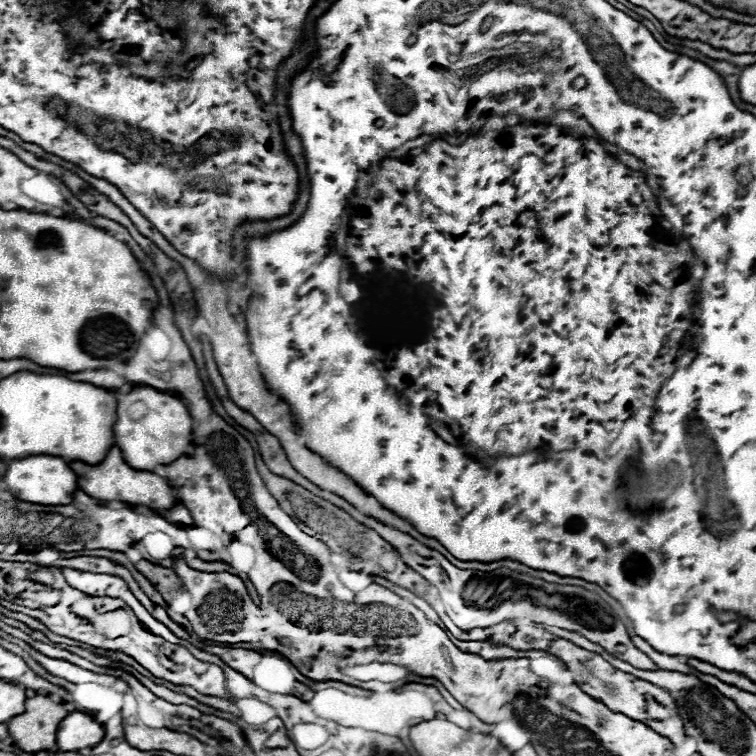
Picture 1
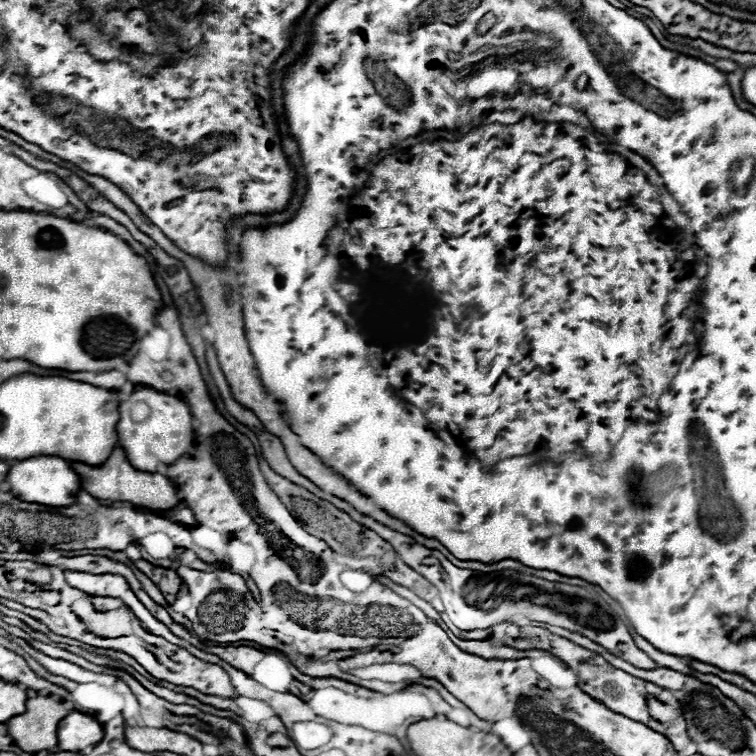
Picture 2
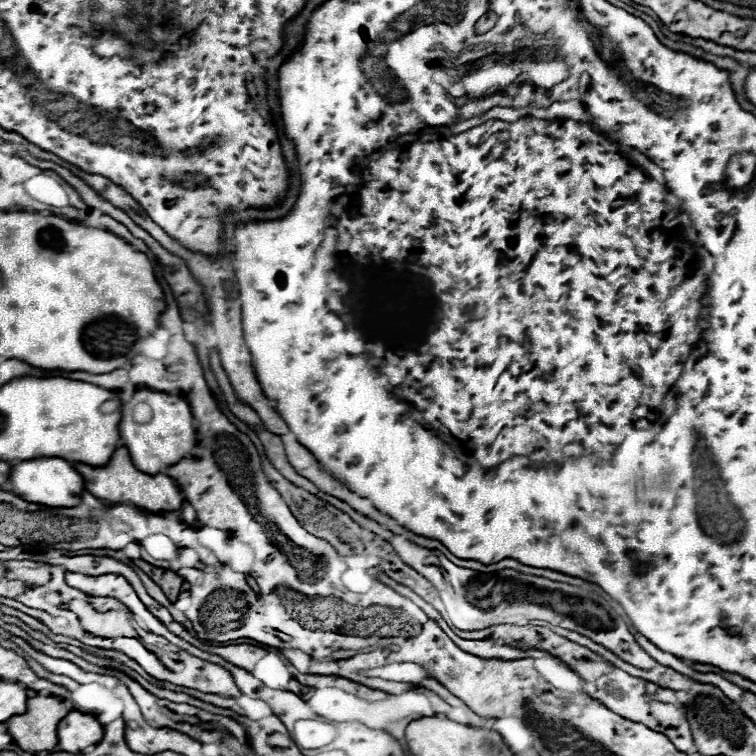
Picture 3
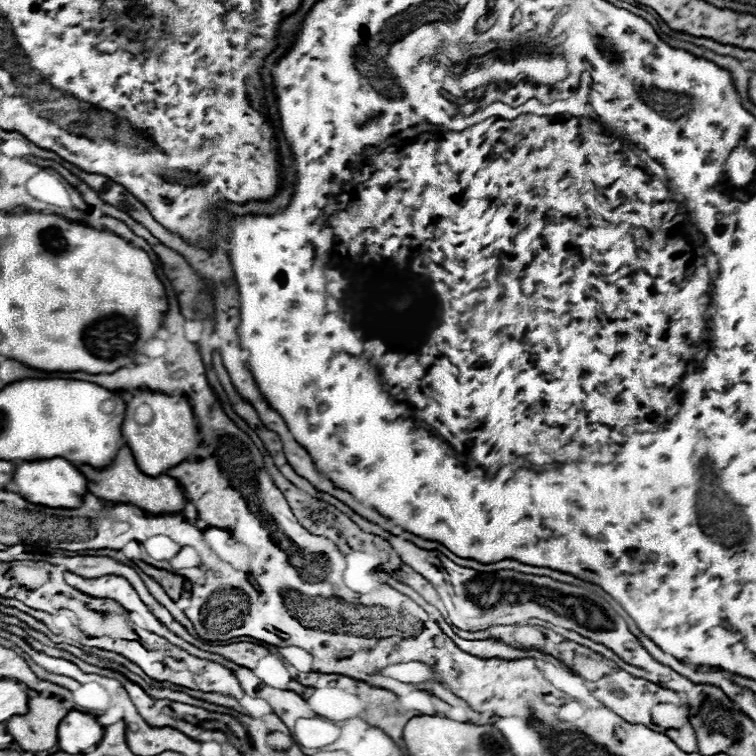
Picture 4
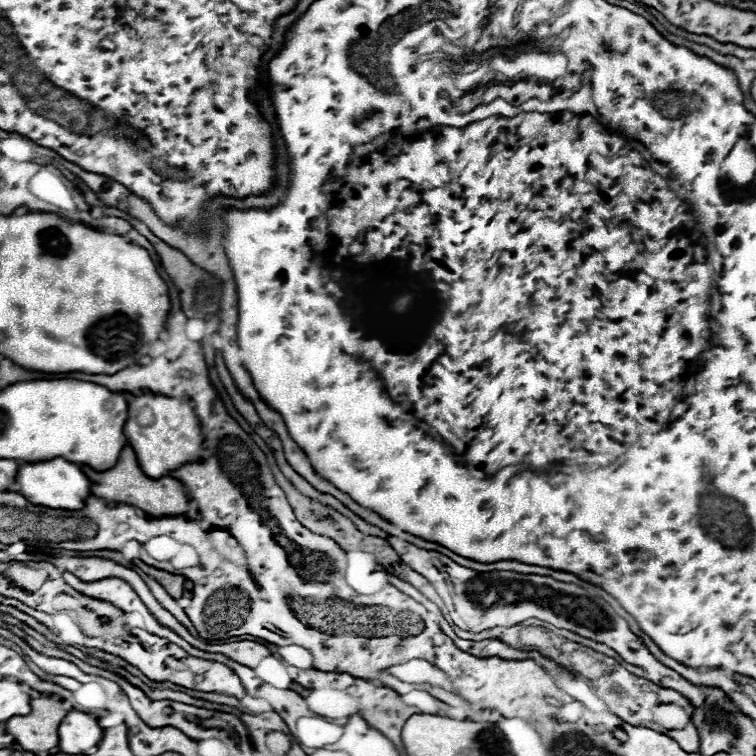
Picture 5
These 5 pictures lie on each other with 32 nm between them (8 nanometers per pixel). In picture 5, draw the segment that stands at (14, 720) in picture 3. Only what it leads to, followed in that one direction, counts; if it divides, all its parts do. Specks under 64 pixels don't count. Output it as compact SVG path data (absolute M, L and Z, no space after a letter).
M34 698L30 700L32 712L28 716L12 716L6 722L6 732L14 736L14 740L28 752L48 752L58 746L58 726L62 718L66 716L66 710L62 708L62 702L52 698Z

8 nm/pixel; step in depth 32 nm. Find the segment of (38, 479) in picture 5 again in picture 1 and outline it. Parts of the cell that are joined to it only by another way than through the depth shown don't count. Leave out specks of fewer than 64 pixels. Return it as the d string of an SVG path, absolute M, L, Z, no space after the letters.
M28 456L28 458L14 458L8 464L8 470L4 474L4 482L8 484L8 492L24 502L32 504L44 504L44 506L56 506L56 504L70 504L72 494L78 490L76 474L68 464L58 456Z

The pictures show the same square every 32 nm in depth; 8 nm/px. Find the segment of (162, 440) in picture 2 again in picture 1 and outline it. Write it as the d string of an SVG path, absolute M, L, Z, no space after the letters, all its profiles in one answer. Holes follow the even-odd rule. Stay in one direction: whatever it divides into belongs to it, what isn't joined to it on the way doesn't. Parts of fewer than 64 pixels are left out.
M136 386L130 394L118 400L118 420L114 424L114 436L116 446L124 454L124 460L134 470L154 472L156 466L170 464L186 452L192 442L192 416L180 398L164 394L150 386ZM134 402L144 402L148 408L148 414L138 422L128 416L128 408Z

